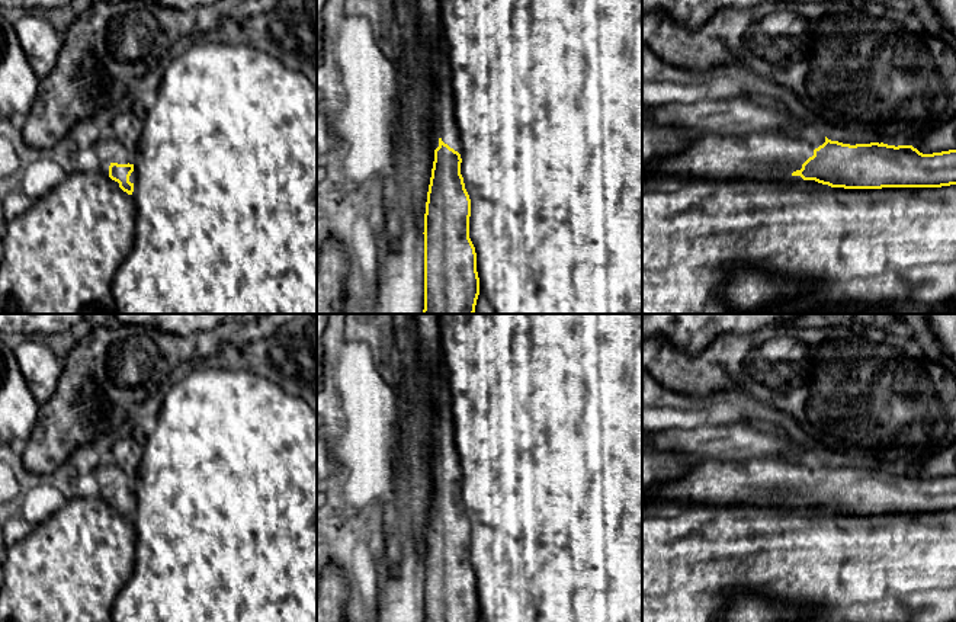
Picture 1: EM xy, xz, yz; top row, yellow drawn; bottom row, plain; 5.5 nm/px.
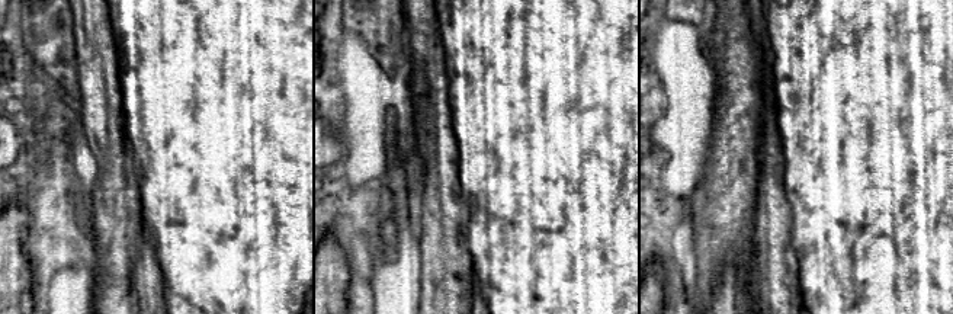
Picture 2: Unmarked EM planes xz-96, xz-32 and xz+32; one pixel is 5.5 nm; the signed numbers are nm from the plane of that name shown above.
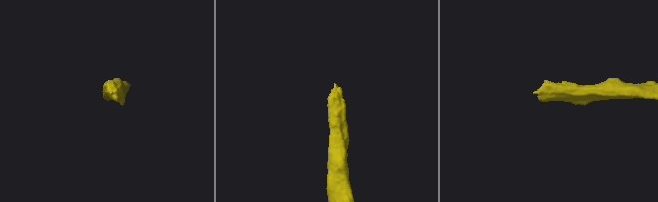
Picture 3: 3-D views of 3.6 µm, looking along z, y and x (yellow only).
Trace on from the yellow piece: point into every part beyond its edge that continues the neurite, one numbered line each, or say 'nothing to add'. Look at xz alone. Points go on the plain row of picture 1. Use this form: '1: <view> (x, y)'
1: xz (426, 327)

